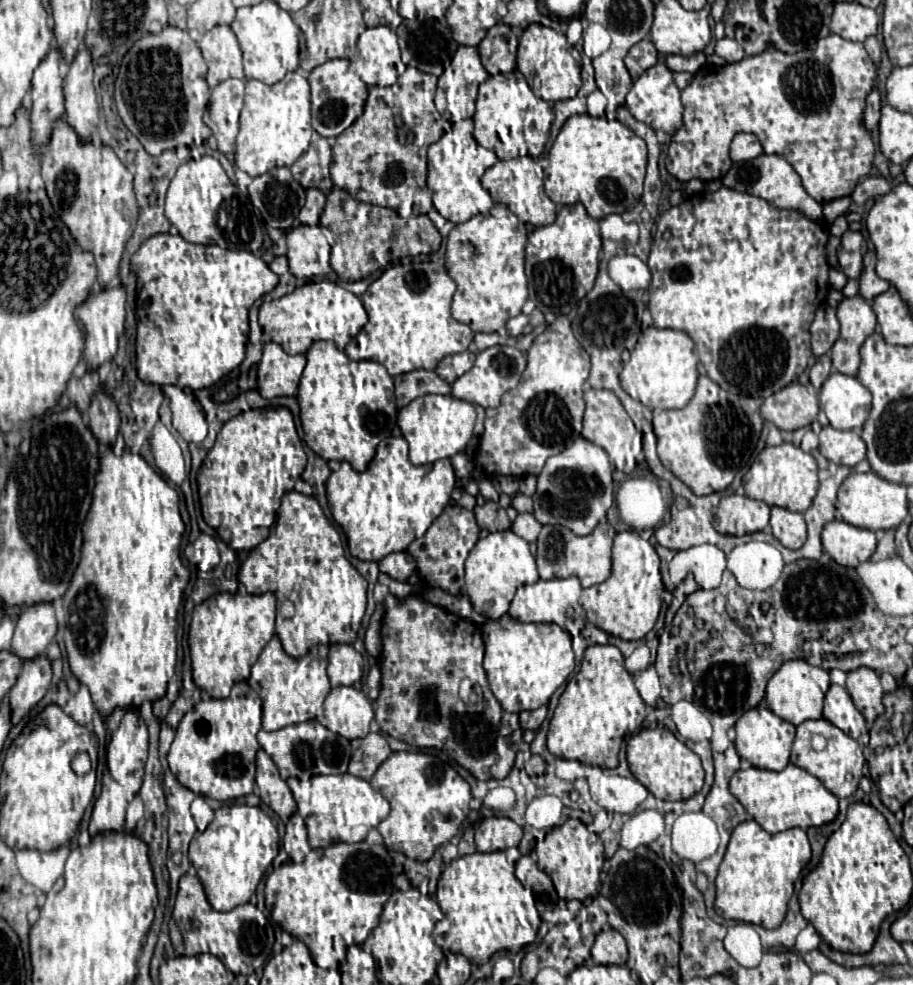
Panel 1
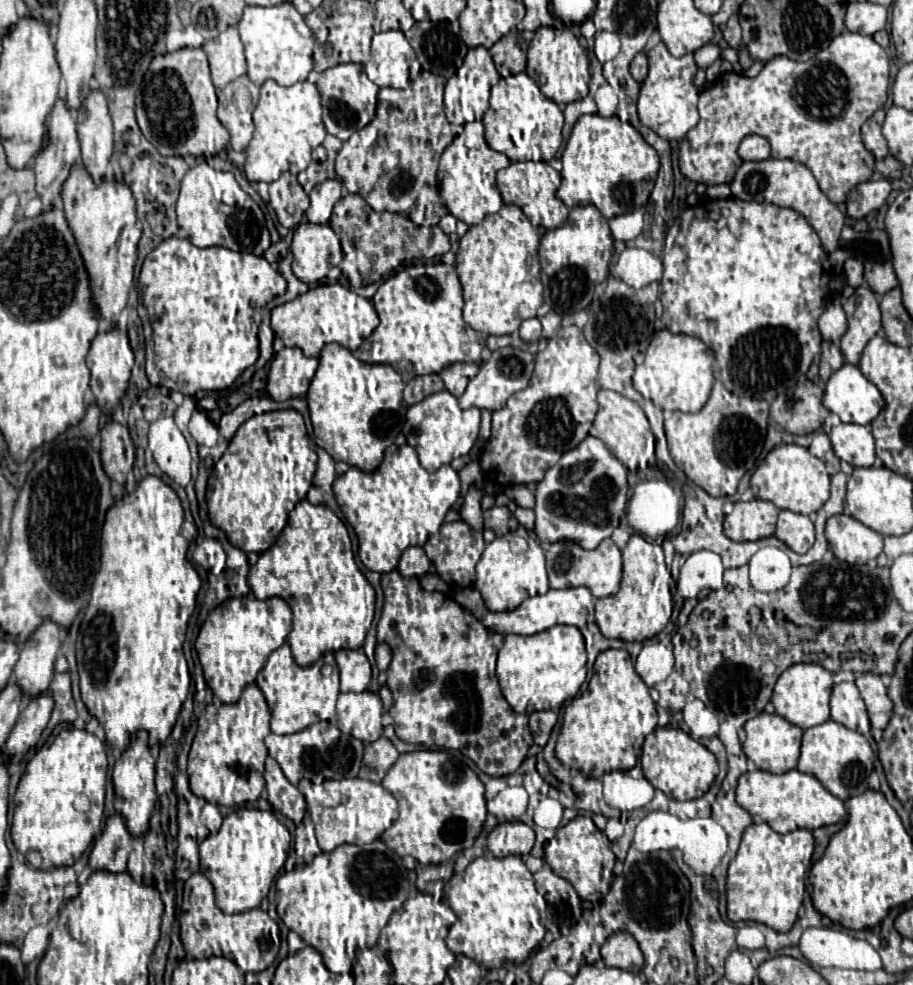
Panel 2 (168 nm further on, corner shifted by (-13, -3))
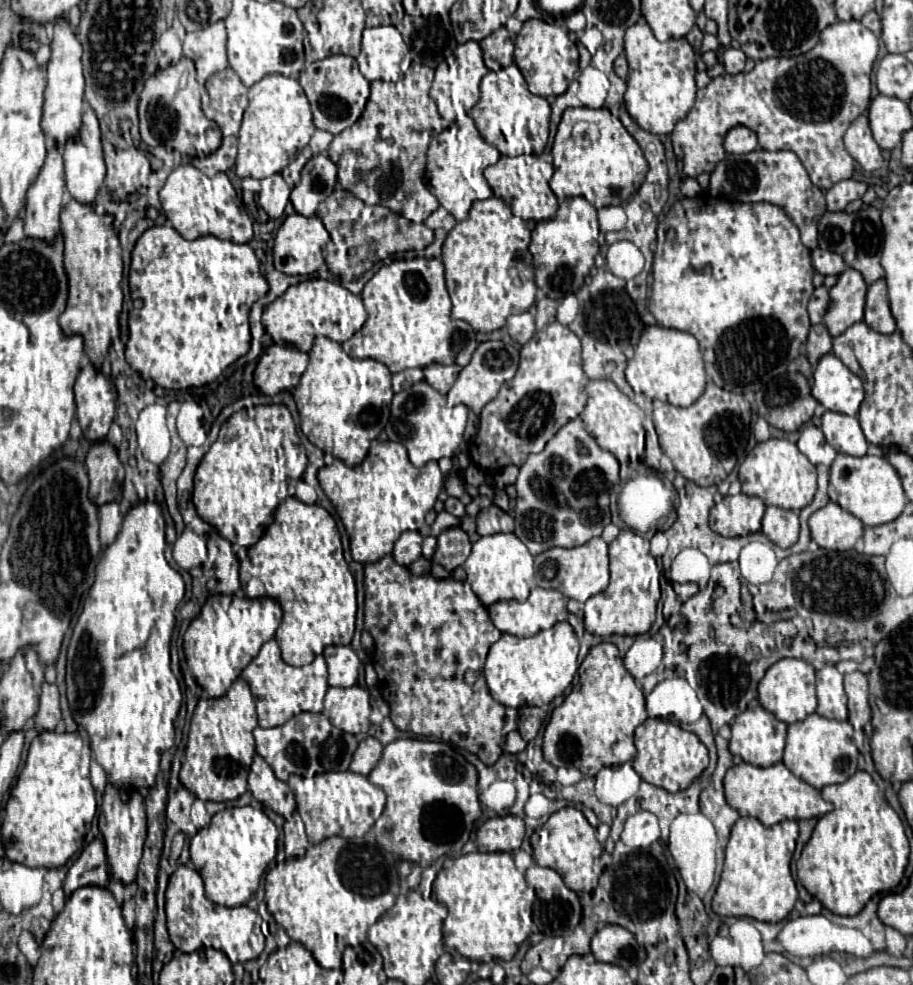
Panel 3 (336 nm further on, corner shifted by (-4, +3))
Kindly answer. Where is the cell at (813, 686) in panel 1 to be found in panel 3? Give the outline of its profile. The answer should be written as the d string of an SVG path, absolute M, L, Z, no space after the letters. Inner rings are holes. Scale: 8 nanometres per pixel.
M780 659L774 663L758 685L760 705L784 723L796 723L816 713L816 669L804 659Z

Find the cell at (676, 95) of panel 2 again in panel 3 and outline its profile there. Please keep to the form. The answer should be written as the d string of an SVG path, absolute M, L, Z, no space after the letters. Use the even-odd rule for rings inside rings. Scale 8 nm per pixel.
M640 19L636 25L632 25L626 31L624 37L624 47L626 47L626 59L630 65L630 73L628 73L628 89L624 95L624 103L626 109L630 113L630 117L646 131L656 133L656 135L668 135L672 133L674 125L686 117L686 113L690 111L690 107L694 105L694 95L696 95L696 83L694 83L694 75L696 75L696 55L692 51L692 47L688 45L686 39L670 39L670 41L656 41L656 37L652 35L652 29L648 27L648 23L644 19Z

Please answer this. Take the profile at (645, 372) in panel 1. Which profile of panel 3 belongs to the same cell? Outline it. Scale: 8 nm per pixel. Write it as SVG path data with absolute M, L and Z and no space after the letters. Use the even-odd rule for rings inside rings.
M660 325L646 327L635 347L634 357L628 361L626 381L636 393L644 393L646 397L664 399L676 407L692 405L704 393L706 385L702 351L696 337L686 331L666 329Z

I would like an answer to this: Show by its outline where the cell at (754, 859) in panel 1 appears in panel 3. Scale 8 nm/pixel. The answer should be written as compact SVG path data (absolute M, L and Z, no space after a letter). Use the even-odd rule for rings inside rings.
M740 817L736 821L736 825L732 827L732 835L730 835L730 841L726 847L724 871L722 871L714 901L712 901L714 913L718 913L722 917L734 915L734 917L752 917L752 919L766 921L766 923L780 923L794 909L794 903L798 899L796 883L790 873L790 861L794 855L796 839L798 839L798 823L796 821L782 821L772 827L766 827L754 817Z

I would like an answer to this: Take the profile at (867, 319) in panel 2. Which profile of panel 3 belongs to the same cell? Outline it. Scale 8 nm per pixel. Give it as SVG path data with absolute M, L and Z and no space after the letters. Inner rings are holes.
M846 269L838 283L830 289L830 309L824 315L824 325L832 337L838 337L854 323L864 319L868 285L856 269Z

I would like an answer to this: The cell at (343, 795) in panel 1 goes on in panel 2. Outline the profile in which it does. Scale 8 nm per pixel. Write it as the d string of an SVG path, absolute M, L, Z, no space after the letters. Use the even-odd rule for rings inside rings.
M359 777L325 779L321 785L311 783L309 779L301 779L297 787L307 801L307 811L311 815L311 821L315 823L317 841L323 851L333 851L341 843L355 843L355 845L373 843L381 837L385 829L391 827L391 823L399 815L397 799L383 785L367 779Z

